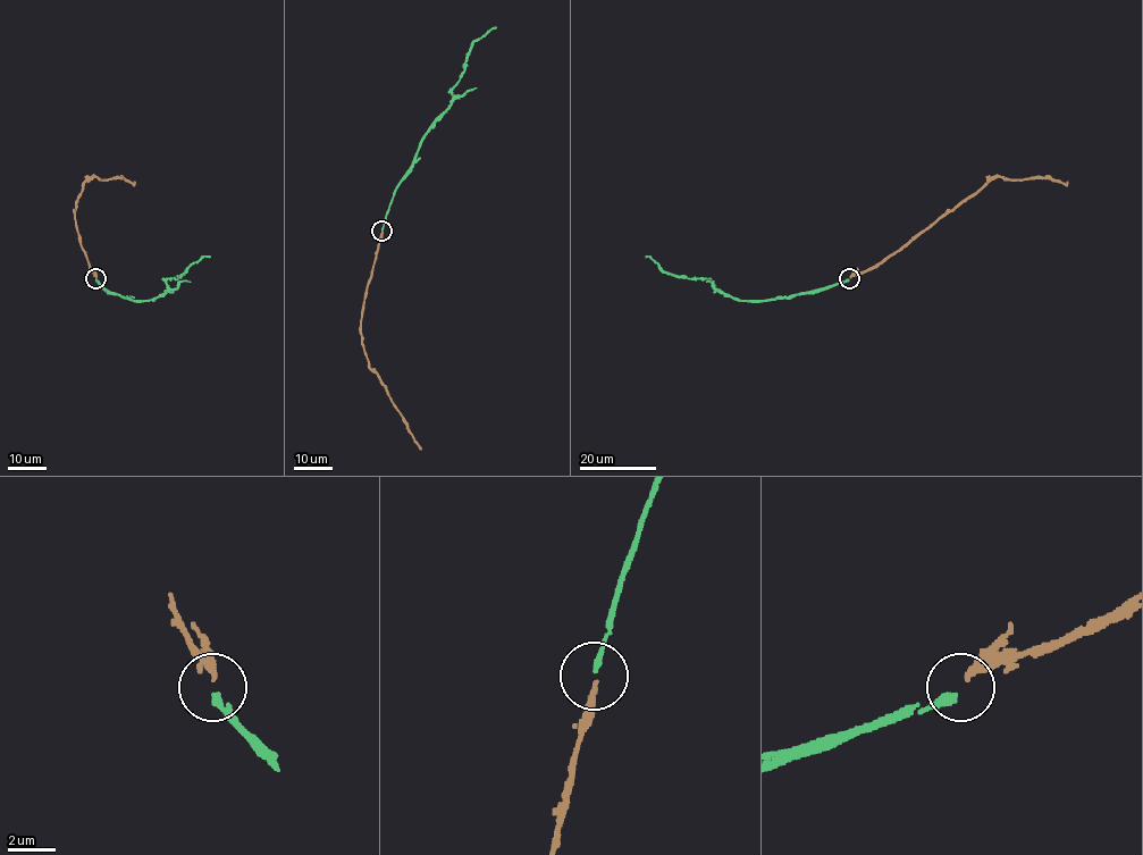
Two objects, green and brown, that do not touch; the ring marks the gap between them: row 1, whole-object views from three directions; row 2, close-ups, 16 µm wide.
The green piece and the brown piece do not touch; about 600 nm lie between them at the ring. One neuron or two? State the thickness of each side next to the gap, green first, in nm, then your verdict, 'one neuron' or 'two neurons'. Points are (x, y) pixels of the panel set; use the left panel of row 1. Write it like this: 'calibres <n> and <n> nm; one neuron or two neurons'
calibres 260 and 220 nm; one neuron

